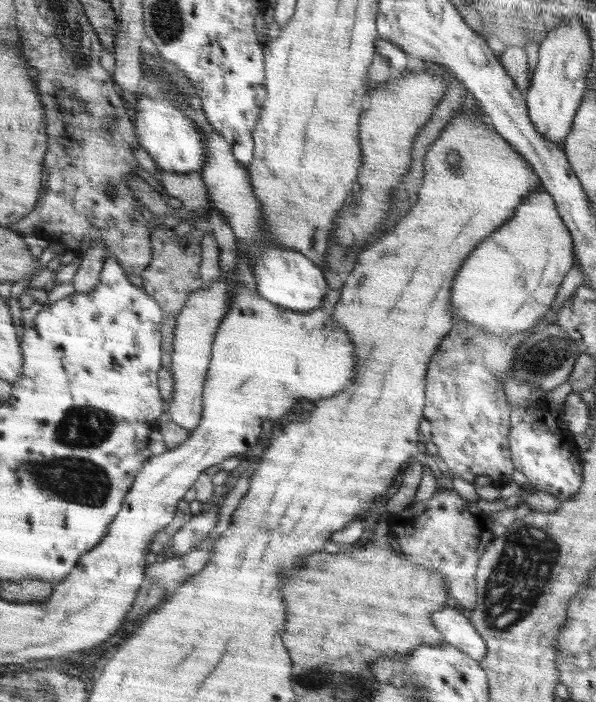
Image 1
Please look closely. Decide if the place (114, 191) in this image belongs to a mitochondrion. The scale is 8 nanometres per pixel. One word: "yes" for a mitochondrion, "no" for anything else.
yes

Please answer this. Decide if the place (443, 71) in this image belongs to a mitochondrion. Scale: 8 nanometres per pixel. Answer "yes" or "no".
no

